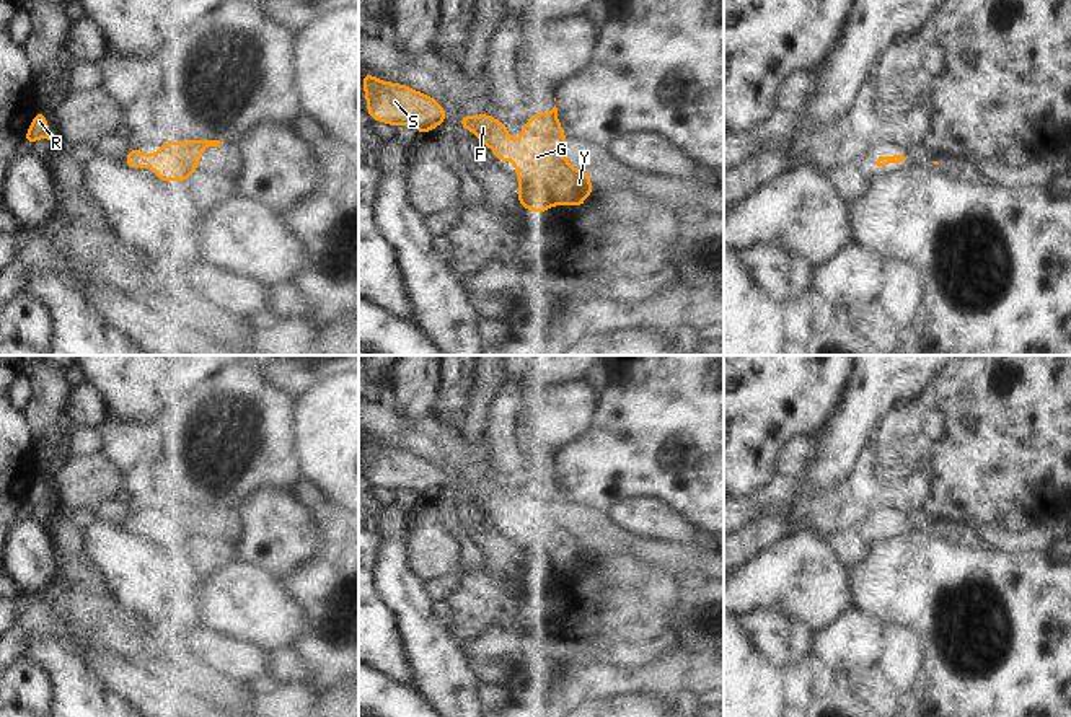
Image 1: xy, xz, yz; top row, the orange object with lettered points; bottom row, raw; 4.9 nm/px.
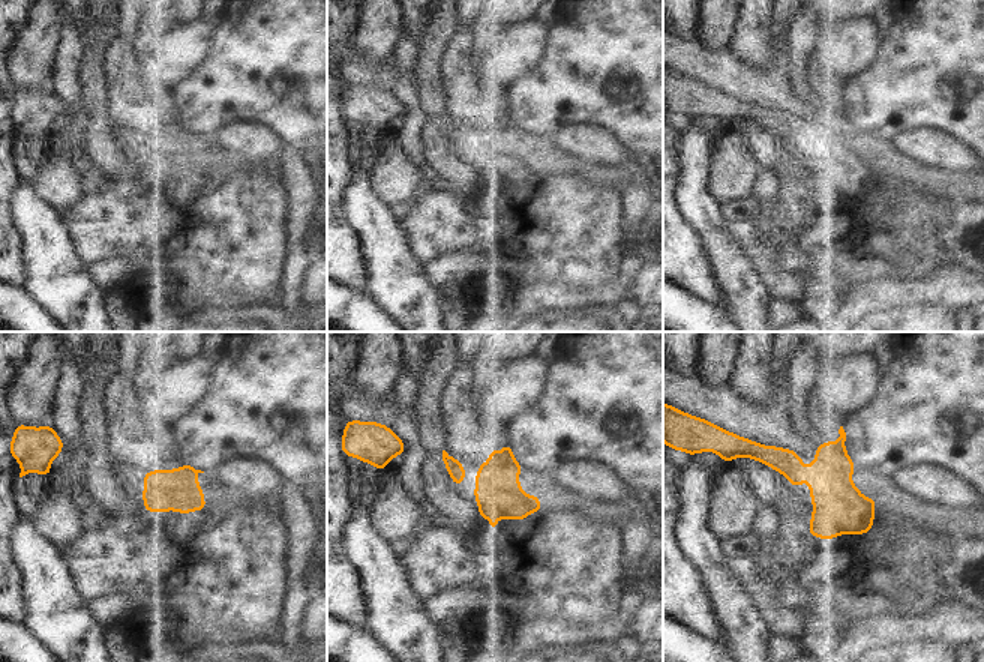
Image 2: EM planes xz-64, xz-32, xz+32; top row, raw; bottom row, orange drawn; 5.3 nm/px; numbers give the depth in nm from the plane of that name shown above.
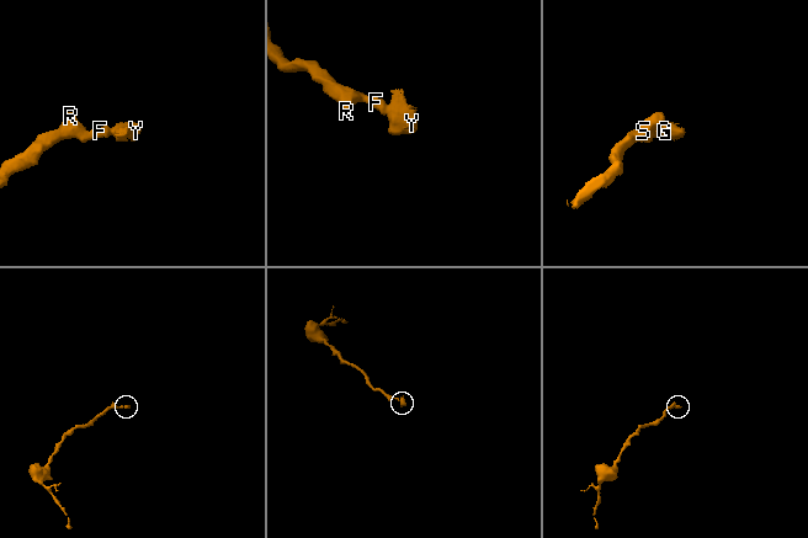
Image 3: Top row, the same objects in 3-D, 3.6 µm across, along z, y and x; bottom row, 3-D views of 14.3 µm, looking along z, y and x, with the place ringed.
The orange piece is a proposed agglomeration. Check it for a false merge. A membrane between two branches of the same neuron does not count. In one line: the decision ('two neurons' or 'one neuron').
one neuron

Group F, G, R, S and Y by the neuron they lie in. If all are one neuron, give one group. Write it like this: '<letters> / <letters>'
F G R S Y

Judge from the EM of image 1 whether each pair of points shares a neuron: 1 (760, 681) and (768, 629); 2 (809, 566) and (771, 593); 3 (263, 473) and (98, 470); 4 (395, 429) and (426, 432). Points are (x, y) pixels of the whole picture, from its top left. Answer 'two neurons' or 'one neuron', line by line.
1: two neurons
2: one neuron
3: two neurons
4: one neuron

